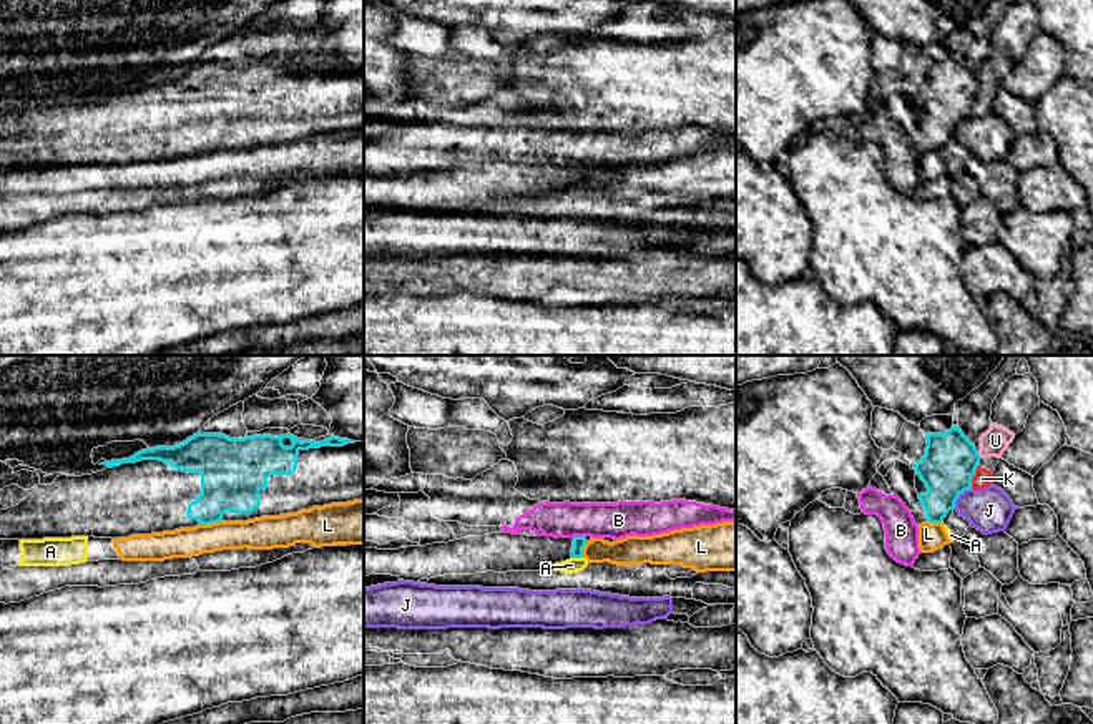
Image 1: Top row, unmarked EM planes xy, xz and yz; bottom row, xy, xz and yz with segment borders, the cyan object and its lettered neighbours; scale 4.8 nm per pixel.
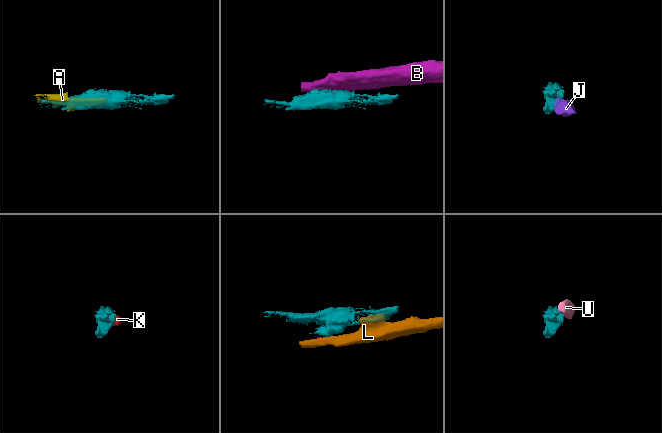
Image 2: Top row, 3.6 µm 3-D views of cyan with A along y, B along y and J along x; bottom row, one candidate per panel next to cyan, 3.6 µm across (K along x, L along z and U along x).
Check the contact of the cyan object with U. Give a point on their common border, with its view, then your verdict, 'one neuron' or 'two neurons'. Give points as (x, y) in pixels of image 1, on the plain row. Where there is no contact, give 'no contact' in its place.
yz (979, 83) | two neurons

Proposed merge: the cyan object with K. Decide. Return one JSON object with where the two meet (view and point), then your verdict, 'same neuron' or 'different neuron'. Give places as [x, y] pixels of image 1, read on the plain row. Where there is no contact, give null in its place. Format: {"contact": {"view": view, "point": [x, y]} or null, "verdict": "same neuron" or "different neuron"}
{"contact": {"view": "yz", "point": [972, 105]}, "verdict": "different neuron"}

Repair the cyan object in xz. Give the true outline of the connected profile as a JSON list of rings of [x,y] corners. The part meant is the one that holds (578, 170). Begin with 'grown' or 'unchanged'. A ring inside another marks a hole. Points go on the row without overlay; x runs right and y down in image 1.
grown; [[[492,161],[399,178],[364,176],[364,204],[392,203],[417,211],[444,203],[542,199],[546,193],[583,186],[585,173],[585,164]]]

